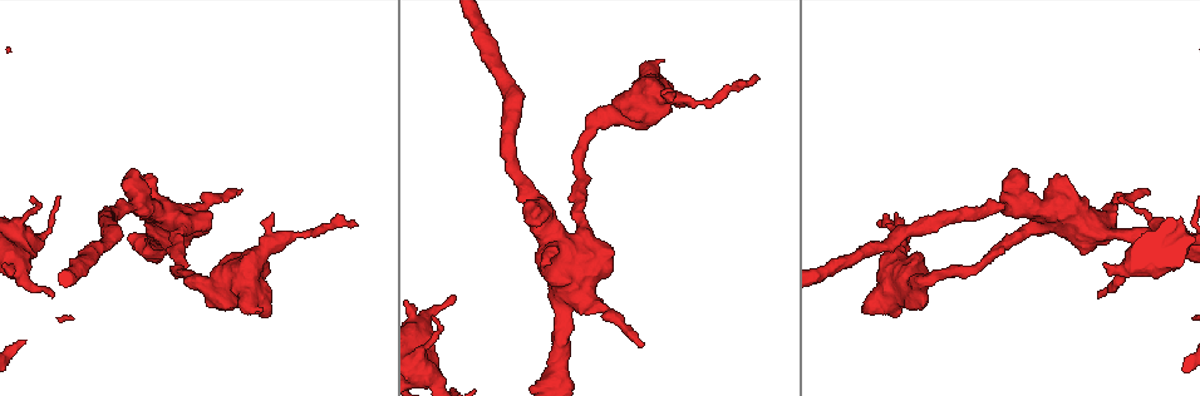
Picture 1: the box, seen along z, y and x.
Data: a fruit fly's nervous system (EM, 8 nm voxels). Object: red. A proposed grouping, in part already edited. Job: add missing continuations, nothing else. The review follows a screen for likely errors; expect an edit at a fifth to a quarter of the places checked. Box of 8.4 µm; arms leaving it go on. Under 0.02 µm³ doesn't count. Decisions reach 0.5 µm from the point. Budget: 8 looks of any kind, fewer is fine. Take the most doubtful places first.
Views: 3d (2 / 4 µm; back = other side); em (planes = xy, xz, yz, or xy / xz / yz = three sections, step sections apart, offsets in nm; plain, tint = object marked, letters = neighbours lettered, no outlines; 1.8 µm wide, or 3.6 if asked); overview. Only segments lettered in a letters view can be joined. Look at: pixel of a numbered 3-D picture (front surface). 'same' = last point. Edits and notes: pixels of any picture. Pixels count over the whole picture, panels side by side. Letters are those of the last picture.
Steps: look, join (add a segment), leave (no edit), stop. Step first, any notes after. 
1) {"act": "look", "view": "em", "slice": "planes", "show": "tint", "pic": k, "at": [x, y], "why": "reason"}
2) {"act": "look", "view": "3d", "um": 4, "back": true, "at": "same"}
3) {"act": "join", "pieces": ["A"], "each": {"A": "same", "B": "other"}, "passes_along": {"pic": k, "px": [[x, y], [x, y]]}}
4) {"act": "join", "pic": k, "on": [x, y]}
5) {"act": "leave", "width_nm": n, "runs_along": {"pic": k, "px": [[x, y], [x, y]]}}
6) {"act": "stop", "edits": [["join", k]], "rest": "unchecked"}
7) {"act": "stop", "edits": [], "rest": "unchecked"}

{"act": "look", "view": "em", "slice": "xz", "step": 16, "show": "letters", "pic": 1, "at": [1098, 295], "why": "an open end"}

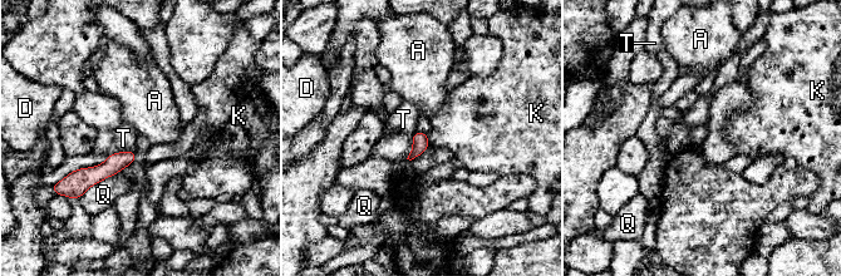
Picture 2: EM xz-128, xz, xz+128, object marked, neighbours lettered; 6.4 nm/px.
{"act": "leave", "each": {"A": "other", "D": "other", "K": "other", "Q": "other", "T": "other"}, "runs_along": {"pic": 2, "px": [[132, 154], [98, 173], [78, 173]]}, "found": "none of them fits"}

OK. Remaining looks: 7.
{"act": "look", "view": "3d", "um": 2, "pic": 1, "at": [357, 224], "why": "thin end"}

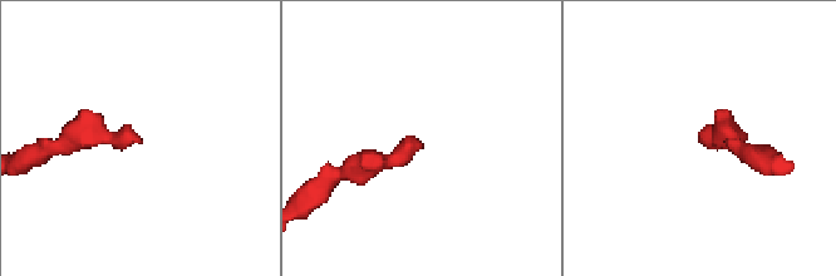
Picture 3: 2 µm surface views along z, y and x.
{"act": "look", "view": "em", "slice": "xy", "step": 16, "show": "tint", "pic": 3, "at": [139, 140], "why": "need the tissue"}

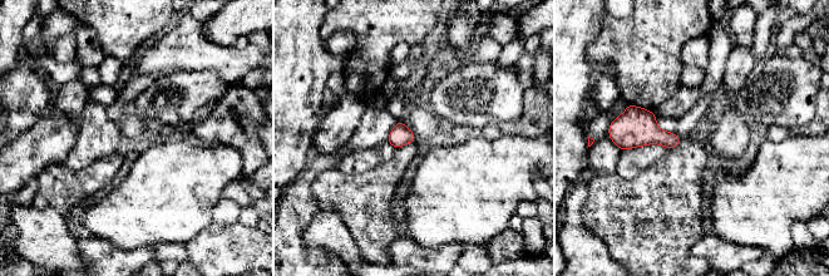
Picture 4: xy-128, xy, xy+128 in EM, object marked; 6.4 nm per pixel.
{"act": "look", "view": "em", "slice": "planes", "show": "letters", "at": "same"}

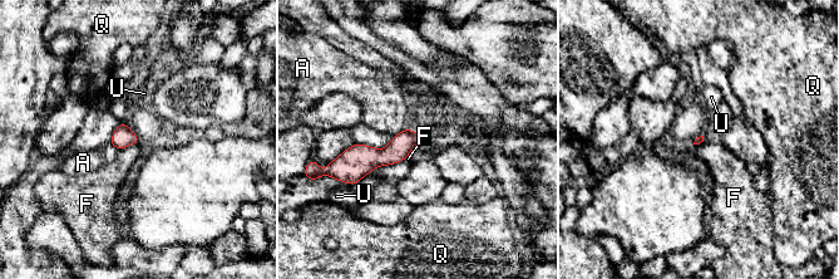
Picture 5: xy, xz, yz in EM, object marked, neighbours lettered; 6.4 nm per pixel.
{"act": "leave", "each": {"A": "other", "F": "other", "Q": "other", "U": "other"}, "border": {"pic": 5, "px": [[139, 142], [131, 143], [118, 151]]}, "found": "no lettered segment goes on from it"}

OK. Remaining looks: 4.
{"act": "look", "view": "em", "um": 3.6, "slice": "planes", "show": "letters", "pic": 1, "at": [271, 314], "why": "an open end"}

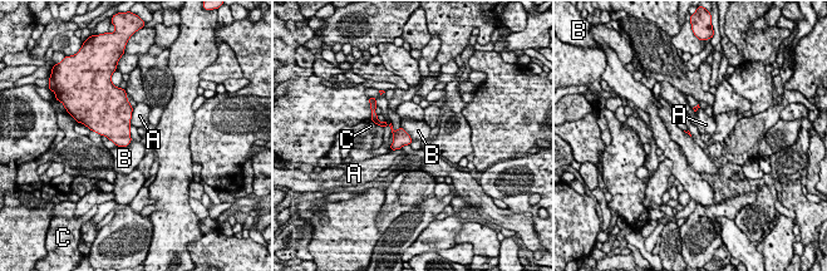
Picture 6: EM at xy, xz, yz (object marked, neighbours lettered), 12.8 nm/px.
{"act": "leave", "each": {"A": "other", "B": "other", "C": "other"}, "border": {"pic": 6, "px": [[132, 141], [126, 146], [117, 147]]}, "found": "no lettered segment goes on from it"}

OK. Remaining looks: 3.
{"act": "stop", "edits": [], "rest": "unchecked"}

